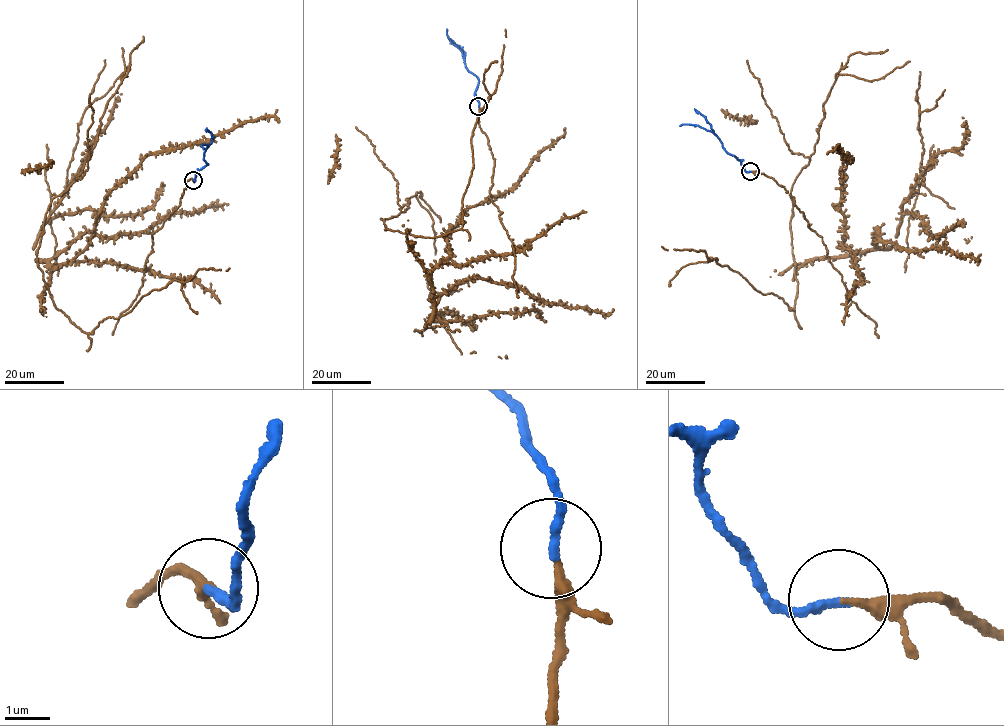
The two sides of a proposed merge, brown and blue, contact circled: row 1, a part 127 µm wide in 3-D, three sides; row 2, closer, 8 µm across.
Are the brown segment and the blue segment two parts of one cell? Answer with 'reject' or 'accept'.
accept

